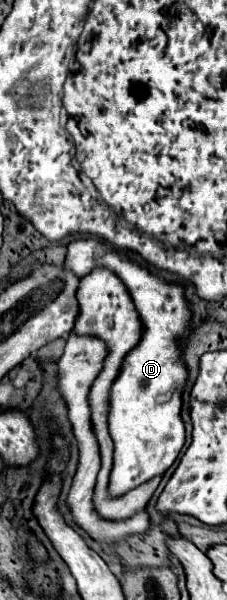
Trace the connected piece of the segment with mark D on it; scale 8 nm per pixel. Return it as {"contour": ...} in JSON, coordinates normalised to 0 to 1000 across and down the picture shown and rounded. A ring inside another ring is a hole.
{"contour":[[[339,397],[295,413],[286,440],[339,460],[383,460],[427,440],[489,447],[568,480],[630,537],[630,563],[542,600],[524,630],[489,647],[480,720],[507,740],[489,827],[533,827],[612,807],[718,790],[789,760],[815,740],[815,707],[797,697],[806,663],[780,653],[753,670],[692,673],[692,657],[736,653],[762,637],[824,637],[824,610],[806,600],[806,577],[850,557],[850,520],[815,497],[815,480],[780,470],[736,470],[718,460],[665,457],[639,443],[577,433],[559,423],[515,420],[427,397]]]}

